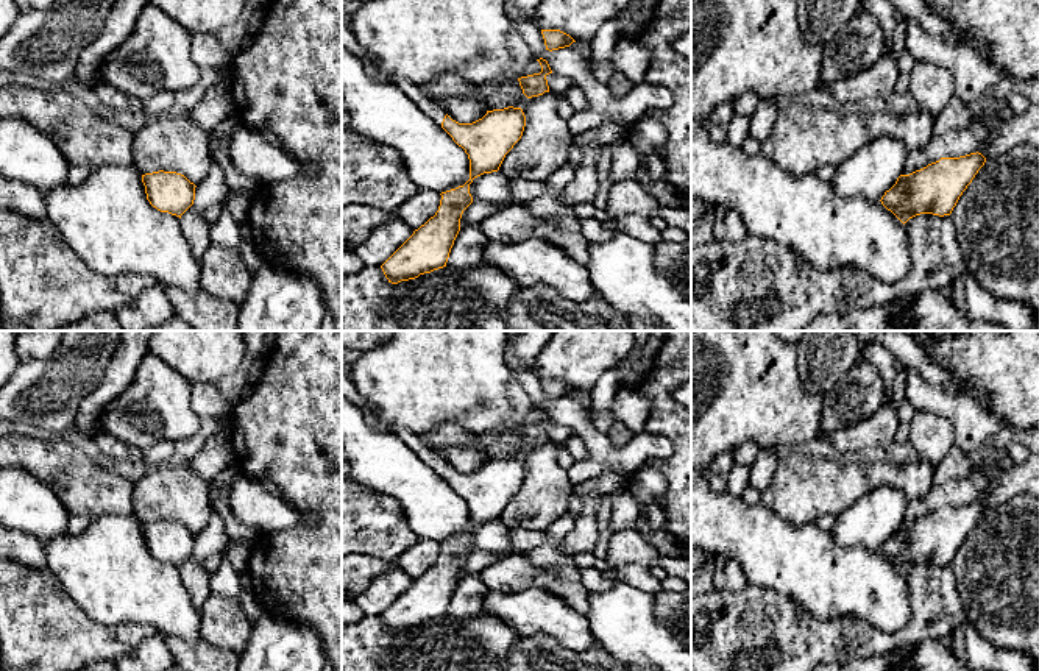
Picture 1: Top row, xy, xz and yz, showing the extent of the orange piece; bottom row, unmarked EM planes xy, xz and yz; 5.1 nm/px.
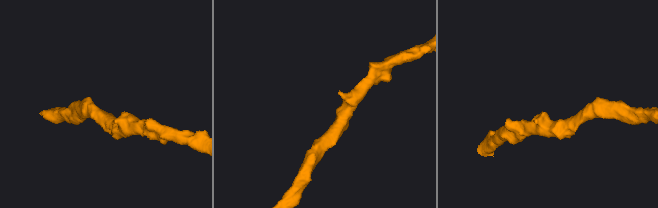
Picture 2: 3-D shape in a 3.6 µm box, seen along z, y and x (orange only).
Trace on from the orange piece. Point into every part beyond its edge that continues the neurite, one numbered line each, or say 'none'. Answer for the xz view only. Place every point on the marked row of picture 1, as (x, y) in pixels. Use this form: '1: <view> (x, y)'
1: xz (412, 91)

